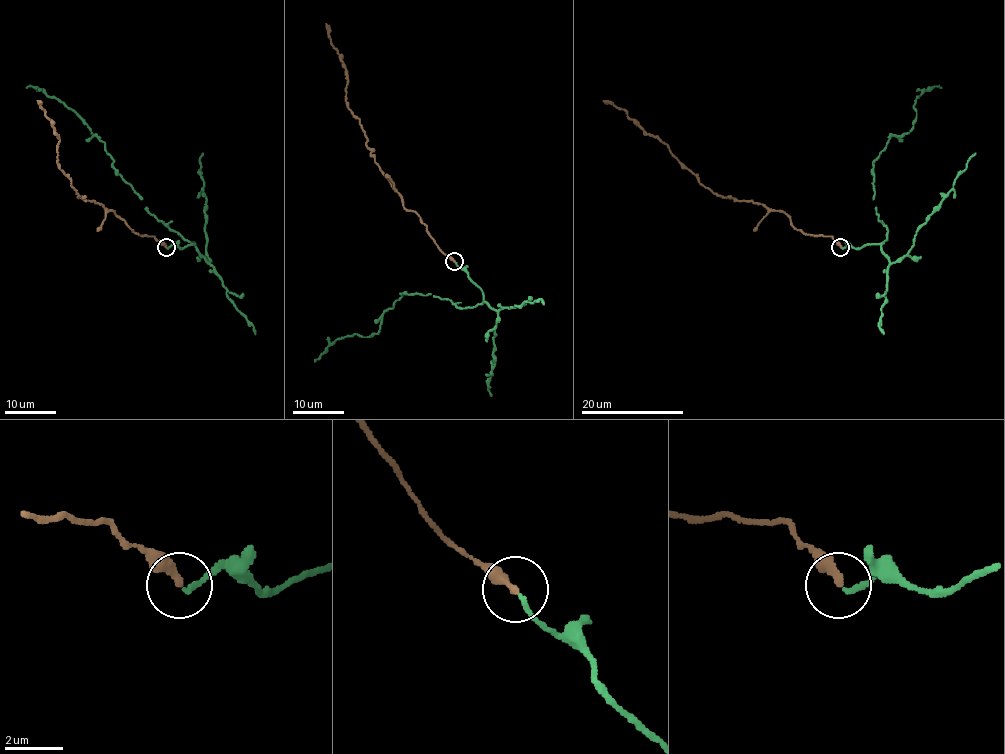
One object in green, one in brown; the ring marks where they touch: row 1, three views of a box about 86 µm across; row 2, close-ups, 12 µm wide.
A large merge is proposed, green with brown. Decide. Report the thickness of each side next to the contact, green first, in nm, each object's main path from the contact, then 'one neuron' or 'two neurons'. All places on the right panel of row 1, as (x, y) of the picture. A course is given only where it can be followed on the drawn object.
150/280 nm | green via (841, 247), (886, 240), (873, 199), (873, 161), (892, 135), (909, 133), (915, 99), (941, 88) | brown via (840, 247), (831, 236), (797, 230), (785, 213), (716, 195), (666, 145), (623, 110), (603, 101) | one neuron

